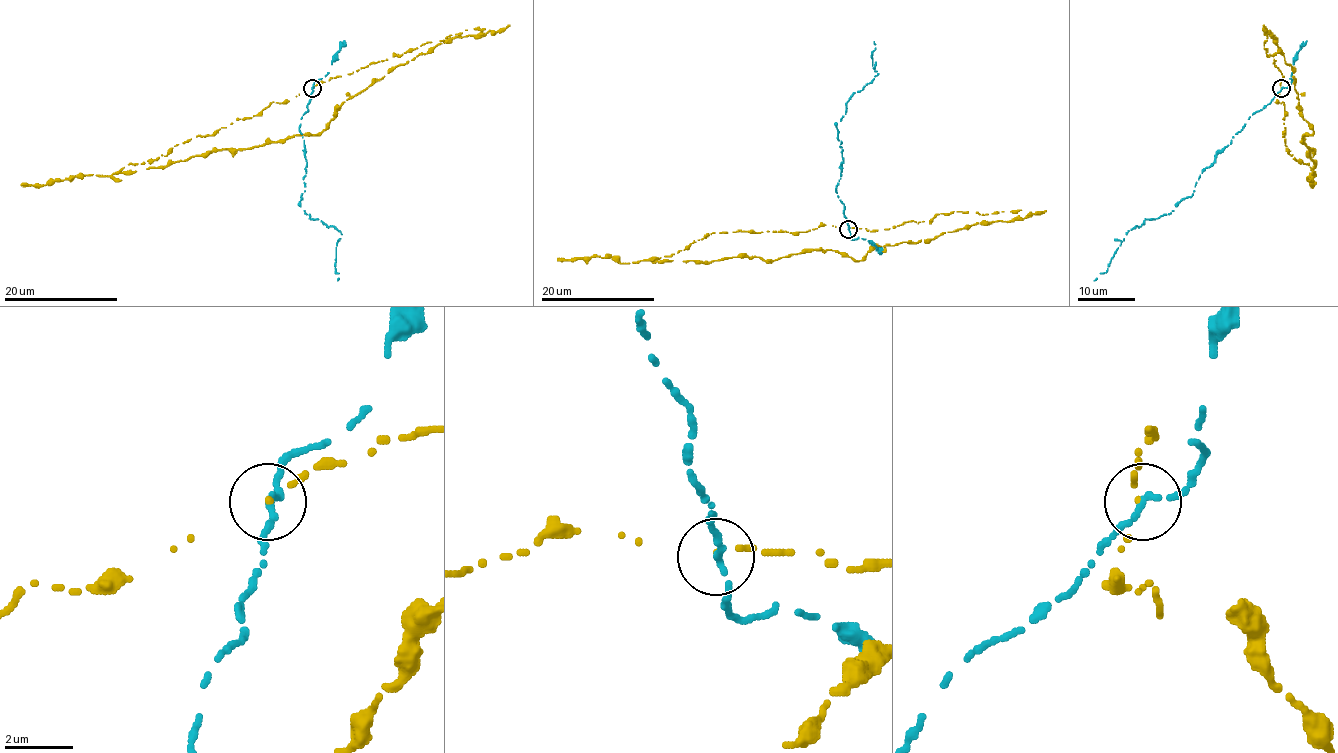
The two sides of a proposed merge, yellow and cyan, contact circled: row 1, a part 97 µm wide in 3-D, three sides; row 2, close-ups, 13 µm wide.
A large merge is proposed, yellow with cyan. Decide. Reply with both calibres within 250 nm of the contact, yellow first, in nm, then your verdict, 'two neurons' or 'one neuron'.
calibres 110 and 180 nm; two neurons

